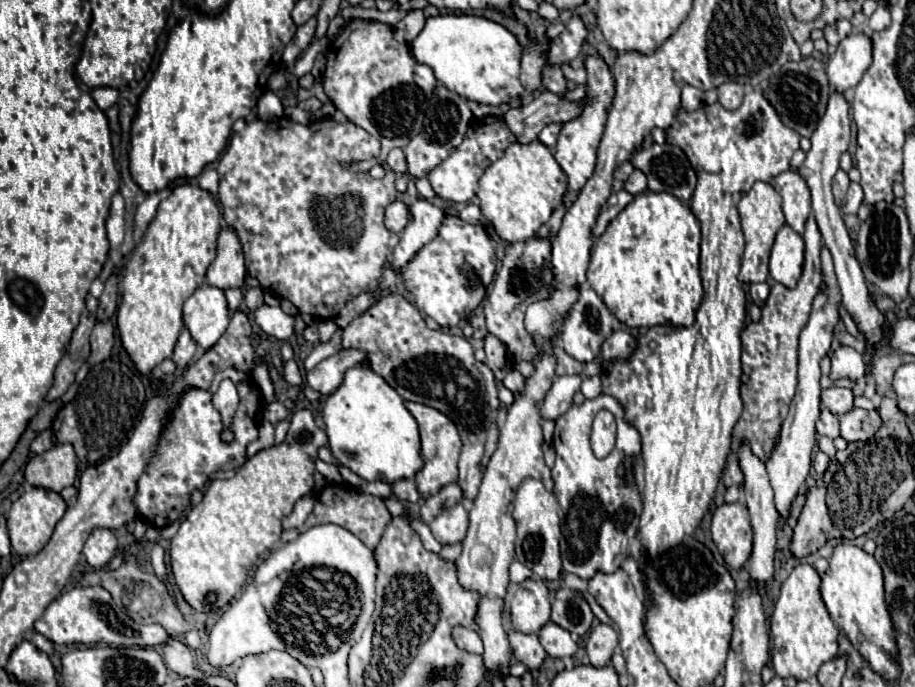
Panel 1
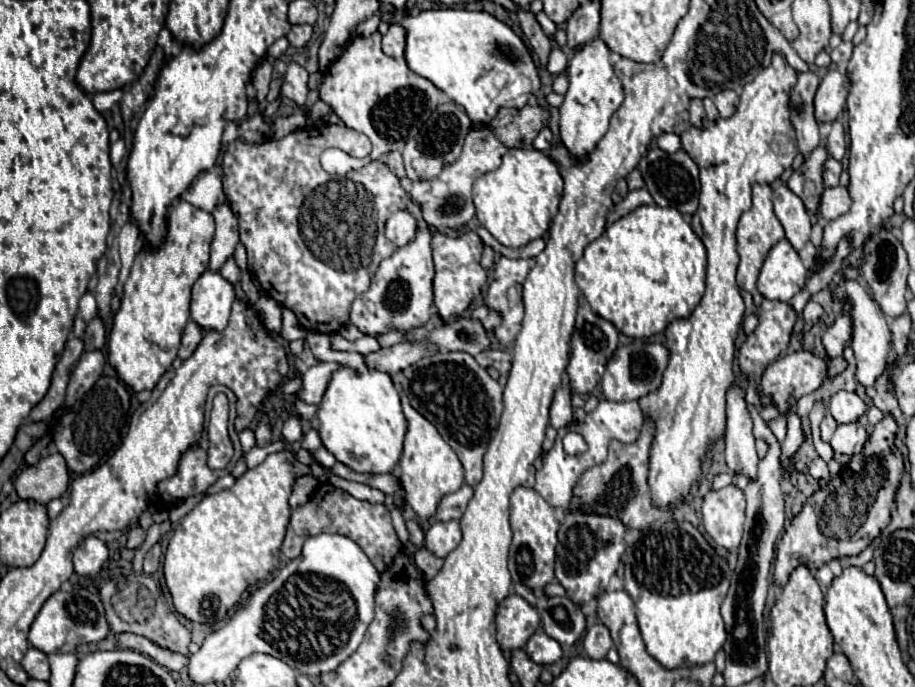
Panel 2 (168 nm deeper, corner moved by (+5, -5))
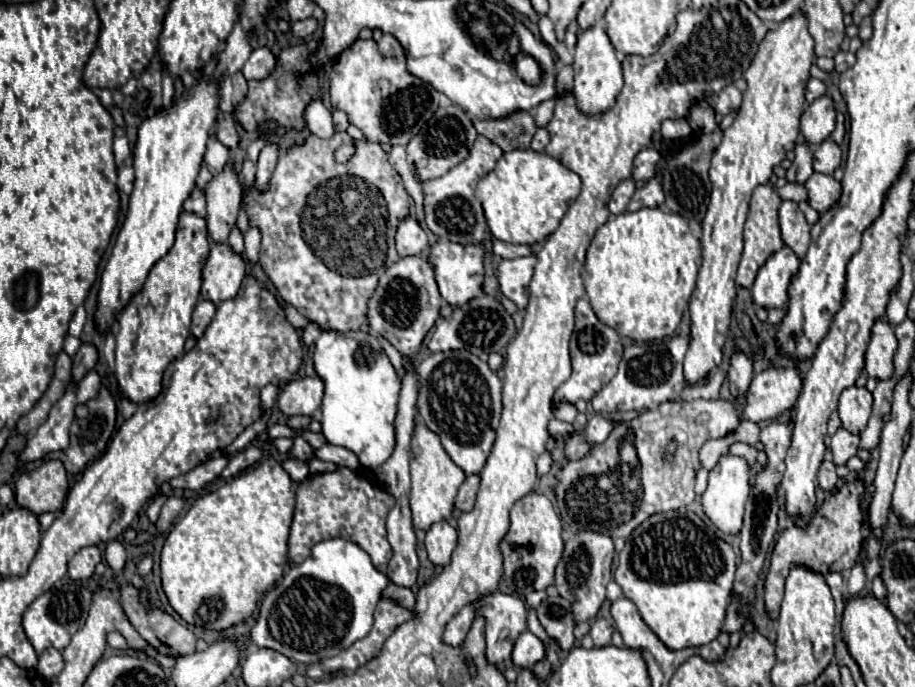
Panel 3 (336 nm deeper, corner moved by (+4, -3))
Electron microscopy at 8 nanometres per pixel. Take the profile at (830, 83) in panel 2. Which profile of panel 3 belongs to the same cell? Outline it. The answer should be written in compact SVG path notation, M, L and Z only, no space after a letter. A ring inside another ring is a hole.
M819 96L805 108L801 116L801 134L809 144L819 144L825 138L829 138L833 128L835 128L833 100L829 96Z

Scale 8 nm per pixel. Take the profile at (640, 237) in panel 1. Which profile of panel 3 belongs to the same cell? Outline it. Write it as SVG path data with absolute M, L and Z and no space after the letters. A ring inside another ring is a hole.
M641 208L637 212L623 212L619 216L613 216L597 230L591 246L587 248L581 276L591 308L599 316L599 320L615 328L619 336L645 342L671 336L677 330L681 316L687 308L687 300L691 298L691 292L695 288L699 266L701 244L689 232L687 220L663 208Z

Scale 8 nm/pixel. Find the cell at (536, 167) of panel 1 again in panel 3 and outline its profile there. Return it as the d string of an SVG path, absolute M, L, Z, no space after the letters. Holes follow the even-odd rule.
M535 150L505 152L493 172L477 184L477 200L483 204L485 220L497 240L511 244L535 244L555 232L569 204L579 196L581 180L575 172L559 164L559 160Z

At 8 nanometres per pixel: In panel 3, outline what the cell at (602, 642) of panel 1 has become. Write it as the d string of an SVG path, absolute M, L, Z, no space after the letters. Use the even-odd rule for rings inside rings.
M597 618L597 620L591 624L591 638L593 638L593 644L595 644L597 648L609 646L613 632L615 632L615 626L613 626L611 620Z

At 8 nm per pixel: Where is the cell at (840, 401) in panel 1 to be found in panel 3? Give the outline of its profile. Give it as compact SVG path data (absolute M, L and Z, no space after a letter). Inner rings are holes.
M851 386L843 390L839 398L839 416L843 428L859 434L867 426L867 420L871 416L871 406L873 406L873 396L867 388Z

